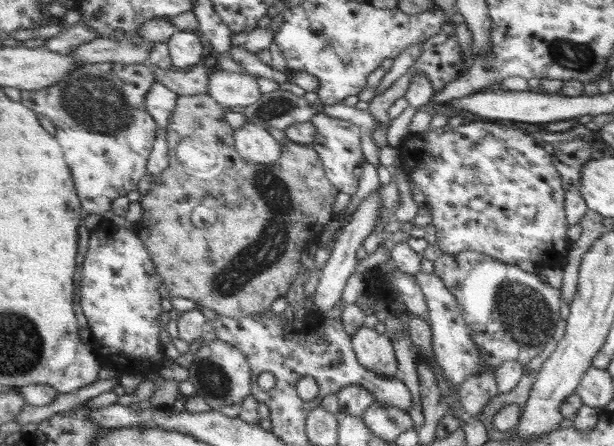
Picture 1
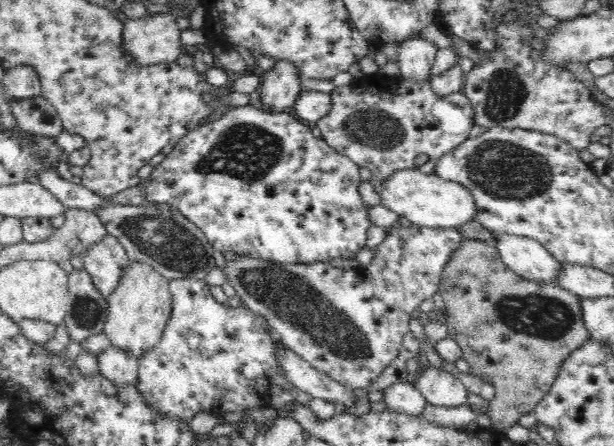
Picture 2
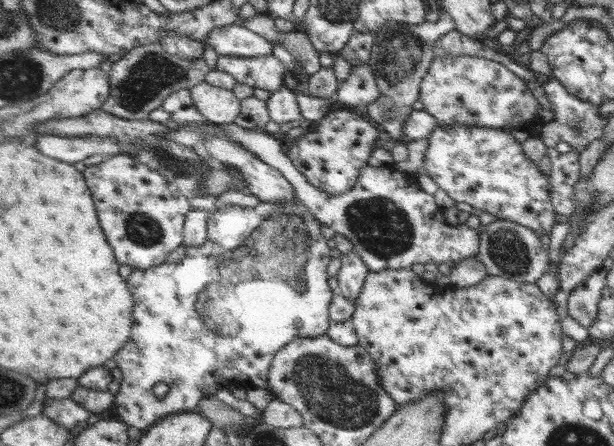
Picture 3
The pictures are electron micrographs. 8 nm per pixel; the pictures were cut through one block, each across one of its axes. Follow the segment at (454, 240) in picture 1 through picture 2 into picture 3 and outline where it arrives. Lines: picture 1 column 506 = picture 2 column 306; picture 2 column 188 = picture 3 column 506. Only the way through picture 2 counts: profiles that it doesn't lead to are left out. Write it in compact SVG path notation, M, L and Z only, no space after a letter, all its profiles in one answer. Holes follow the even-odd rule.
M435 126L427 138L427 150L423 154L425 172L449 198L465 202L471 208L493 214L497 220L509 220L521 224L541 238L551 232L555 224L555 210L549 196L549 180L539 168L529 162L521 144L497 128L475 126Z

